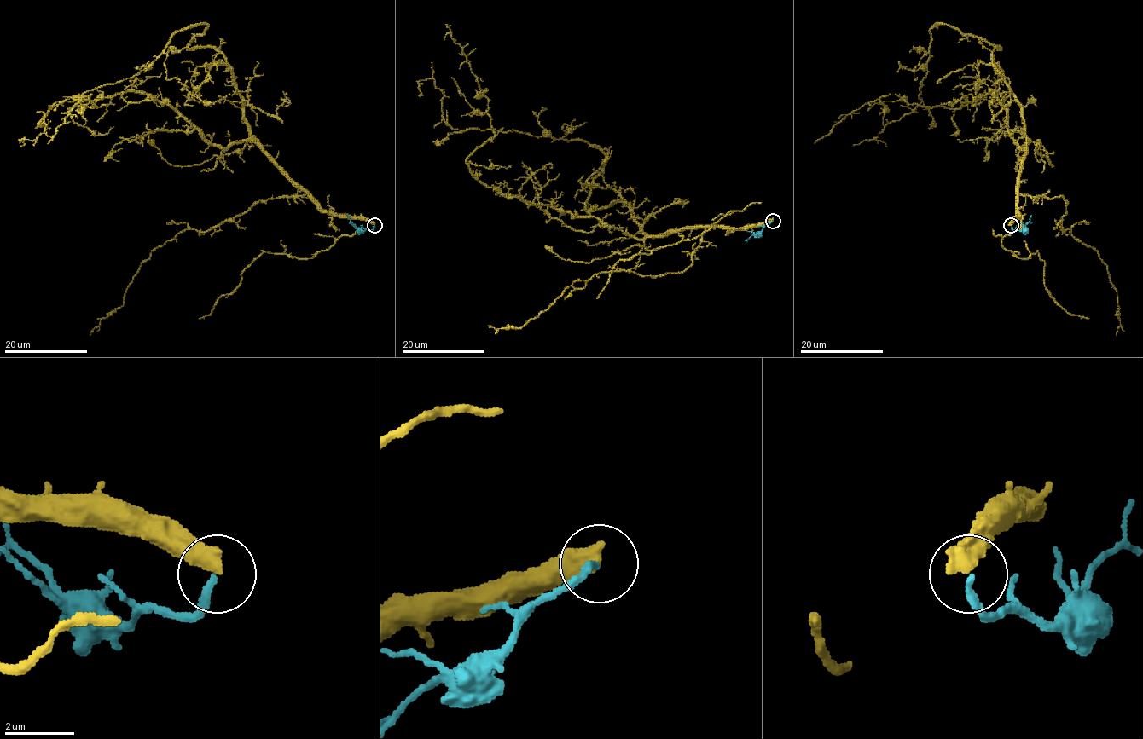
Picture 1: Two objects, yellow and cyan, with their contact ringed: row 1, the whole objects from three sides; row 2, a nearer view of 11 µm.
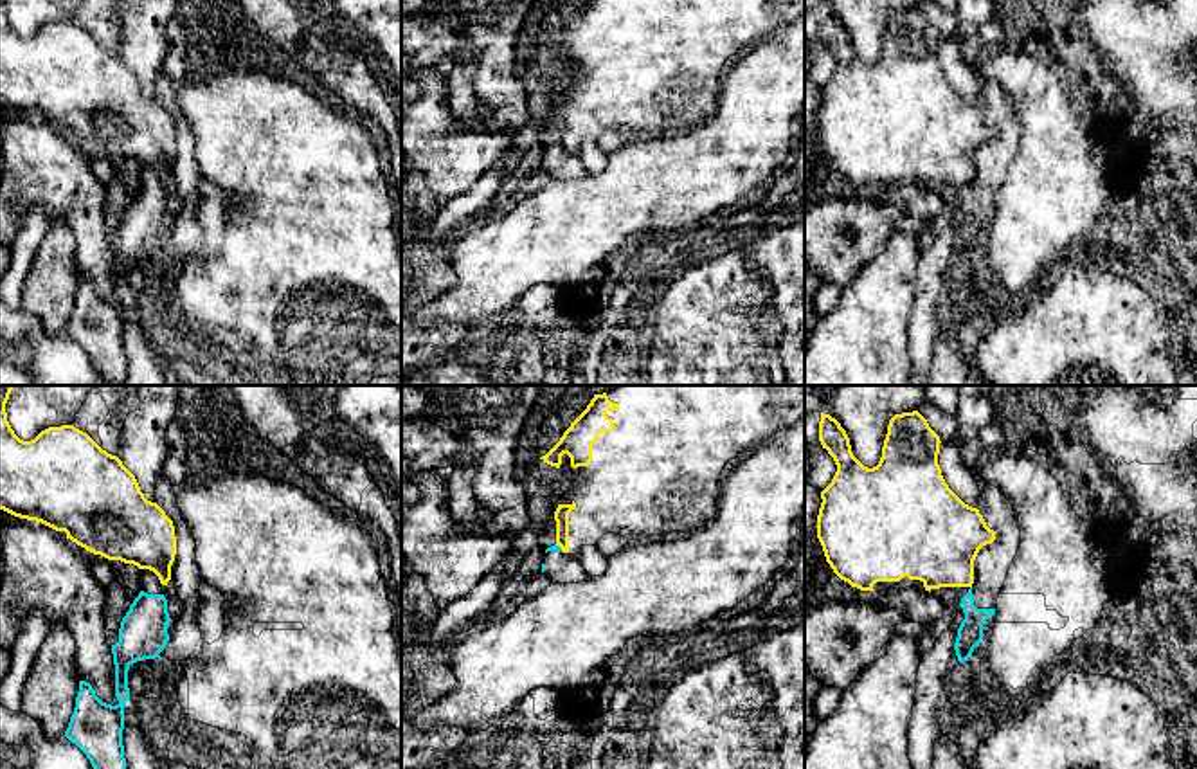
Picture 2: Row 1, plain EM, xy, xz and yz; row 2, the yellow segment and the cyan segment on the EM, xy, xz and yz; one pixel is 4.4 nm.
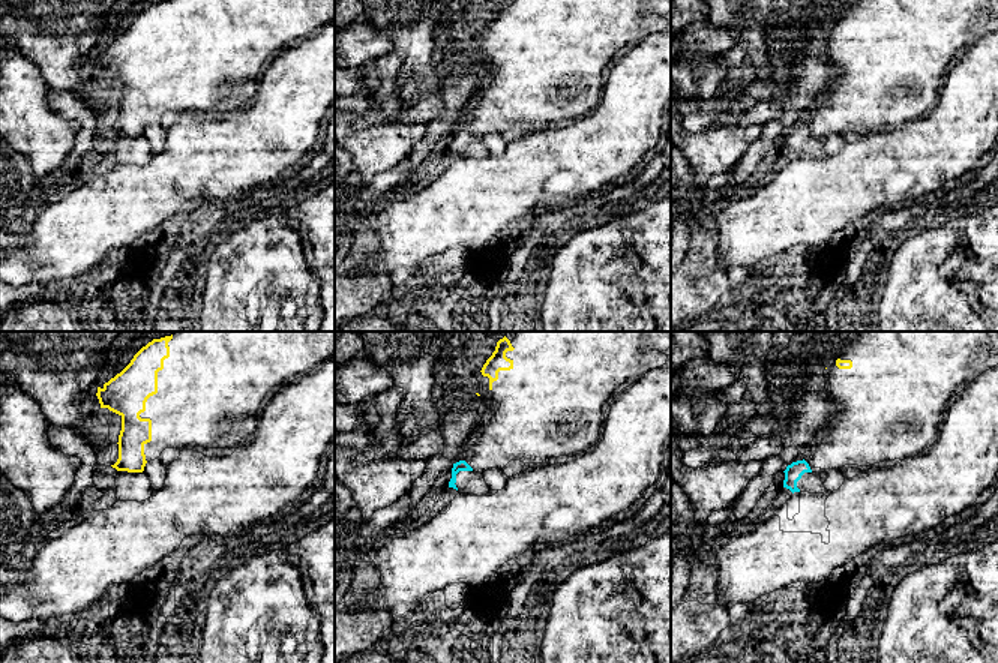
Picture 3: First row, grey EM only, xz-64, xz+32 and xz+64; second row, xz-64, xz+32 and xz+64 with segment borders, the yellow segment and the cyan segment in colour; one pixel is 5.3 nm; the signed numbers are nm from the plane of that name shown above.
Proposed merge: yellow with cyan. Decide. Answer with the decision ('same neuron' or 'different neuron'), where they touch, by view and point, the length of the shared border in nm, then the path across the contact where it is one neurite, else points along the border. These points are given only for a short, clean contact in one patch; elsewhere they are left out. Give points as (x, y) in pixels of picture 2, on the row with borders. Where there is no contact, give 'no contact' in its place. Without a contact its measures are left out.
different neuron; contact xz (560, 546); length 60 nm; border xz (555, 544), (564, 551)

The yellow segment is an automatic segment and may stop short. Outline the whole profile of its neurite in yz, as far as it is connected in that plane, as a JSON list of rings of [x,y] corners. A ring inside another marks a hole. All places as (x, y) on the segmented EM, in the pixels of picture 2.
[[[918,411],[895,414],[887,425],[882,457],[873,468],[853,456],[846,430],[824,412],[819,421],[819,441],[837,465],[832,483],[821,492],[823,502],[815,526],[833,573],[860,591],[916,587],[959,607],[974,584],[974,560],[983,546],[995,540],[995,531],[986,526],[977,508],[965,504],[945,483],[938,465],[941,441],[927,420]]]

